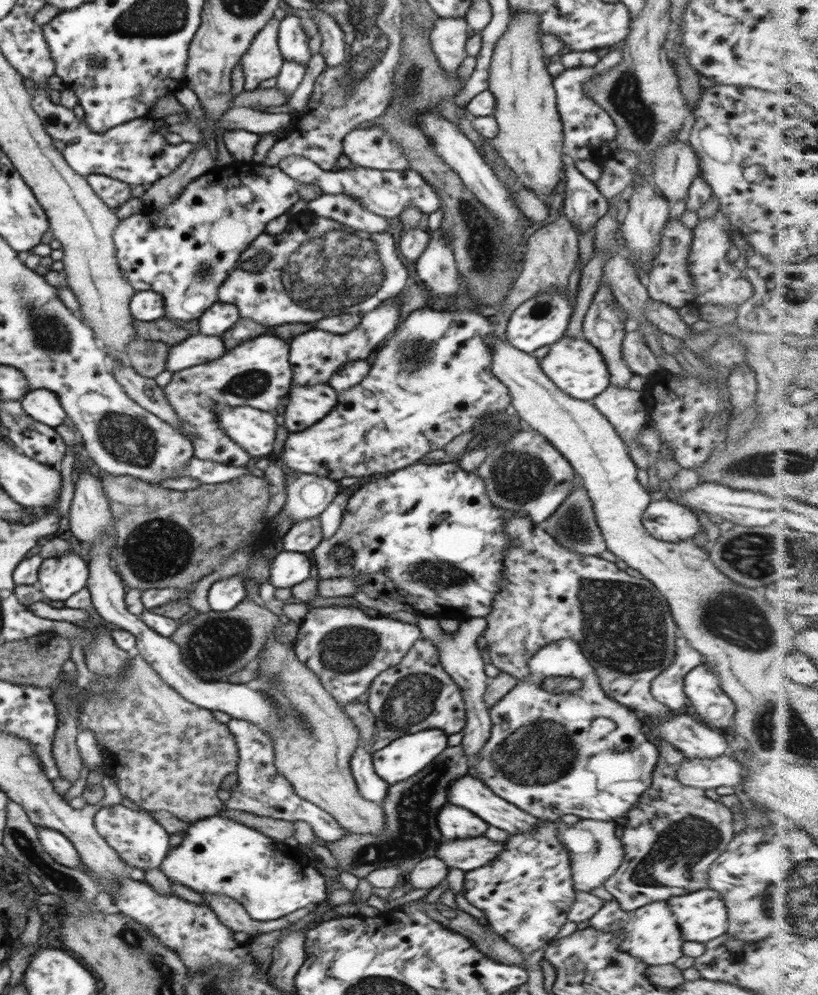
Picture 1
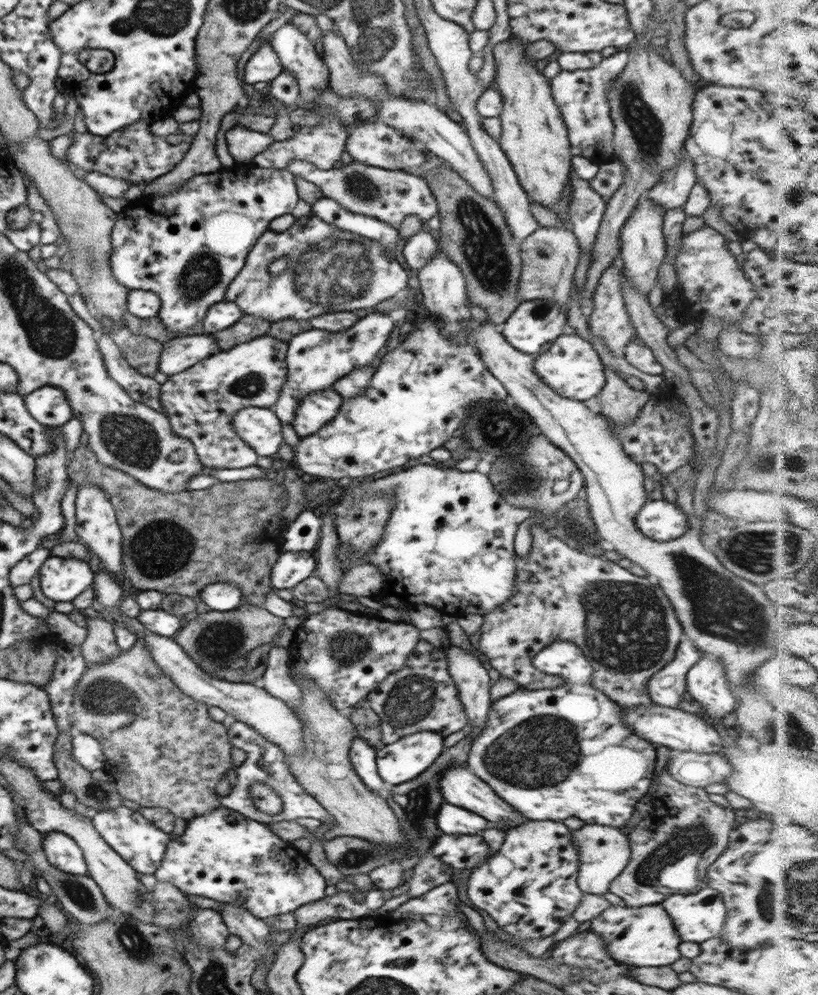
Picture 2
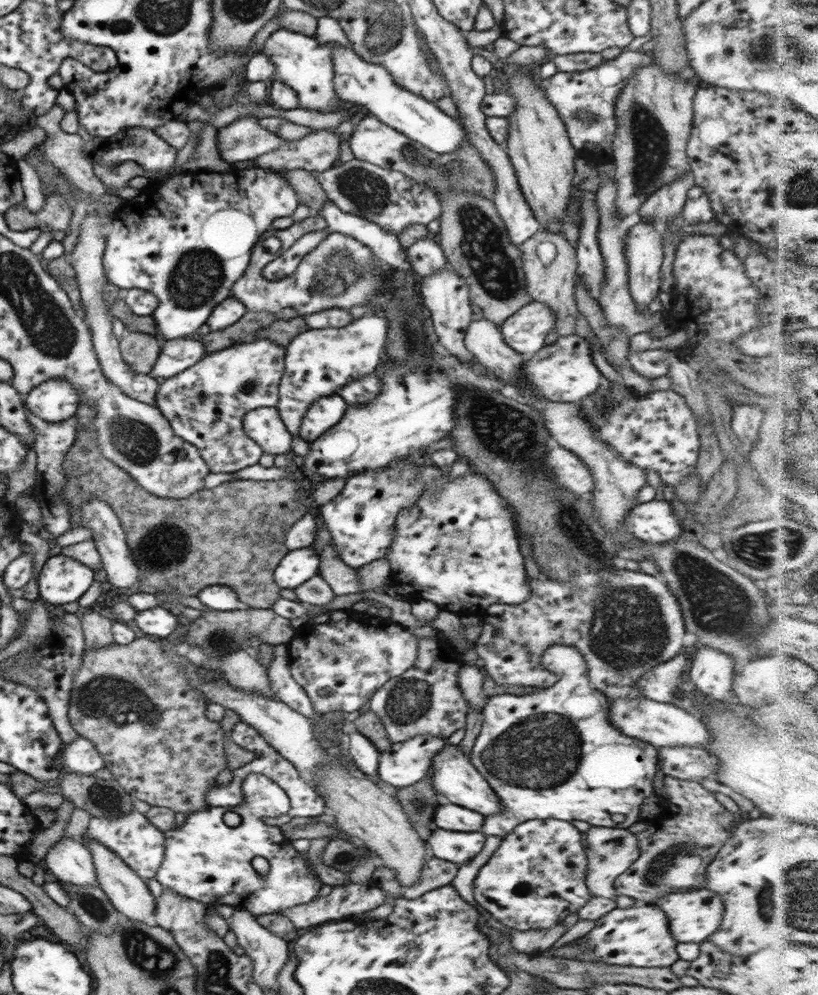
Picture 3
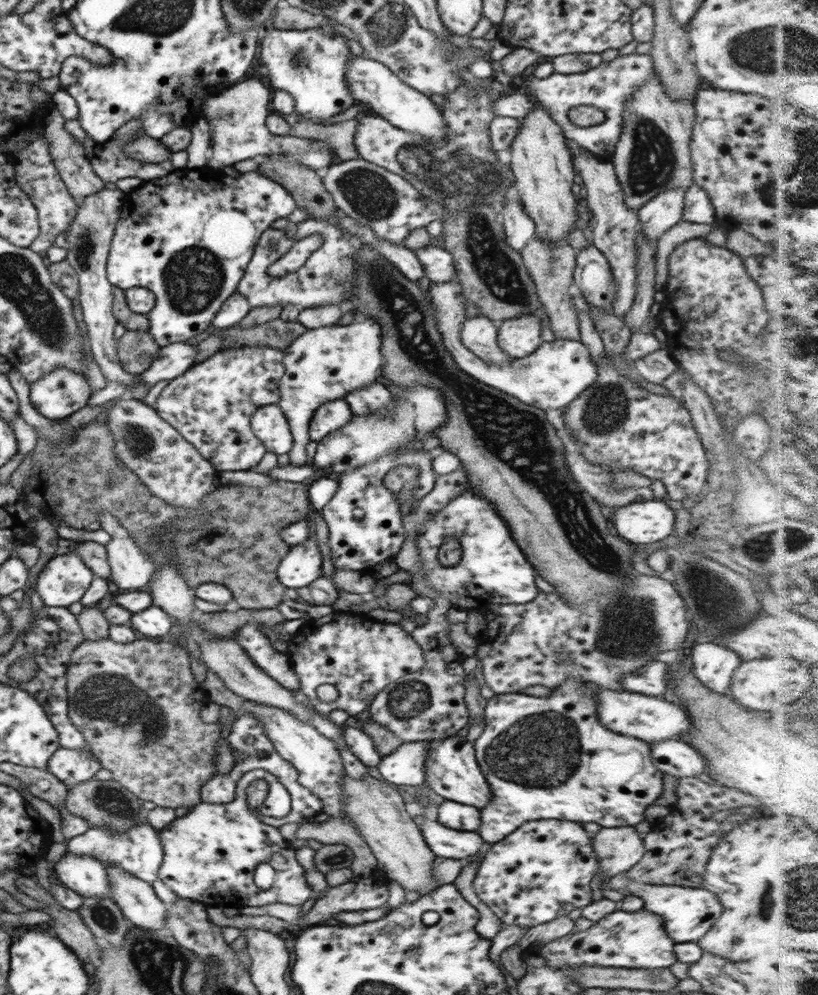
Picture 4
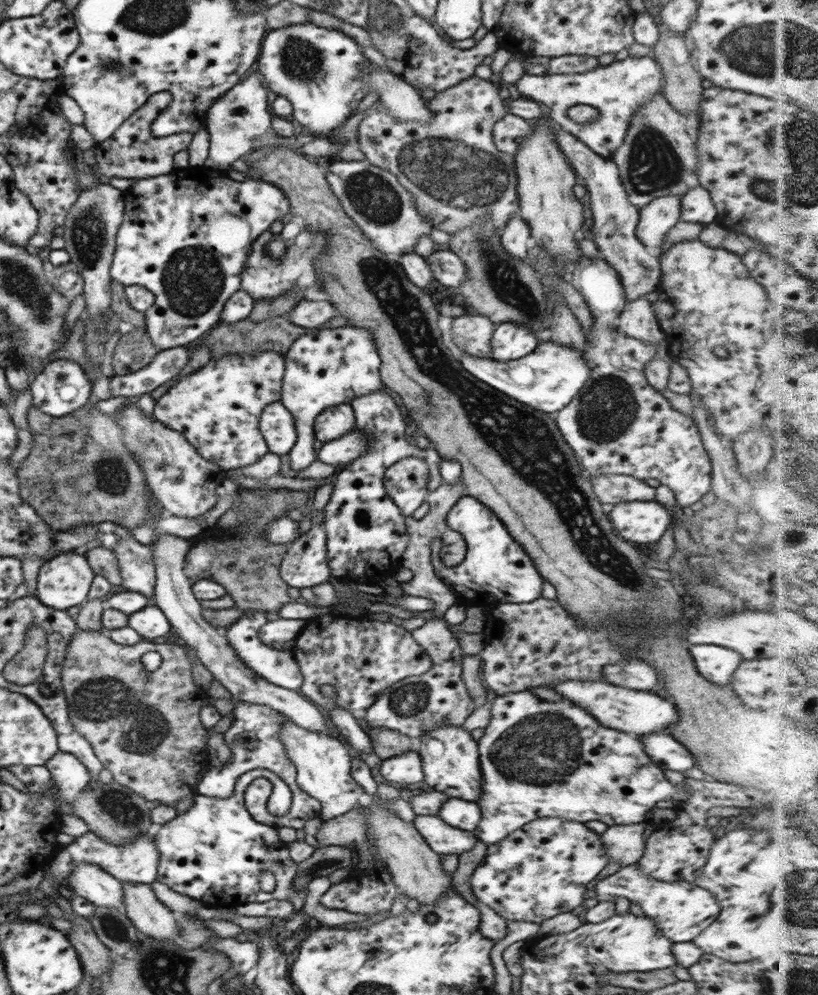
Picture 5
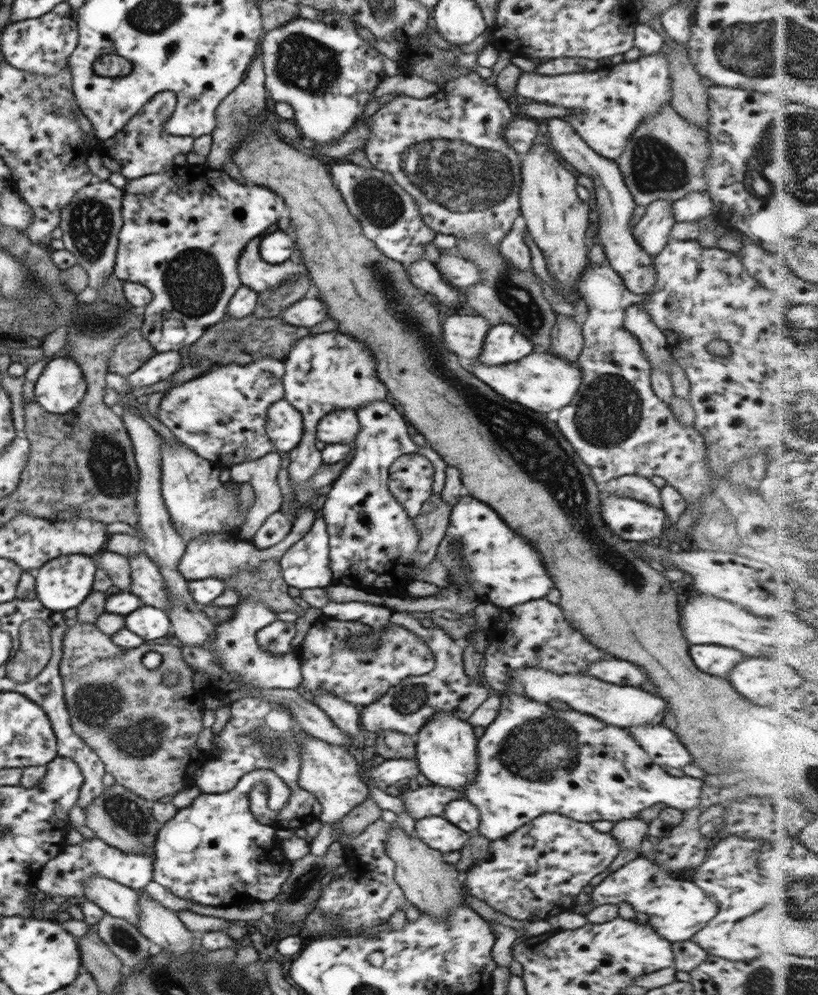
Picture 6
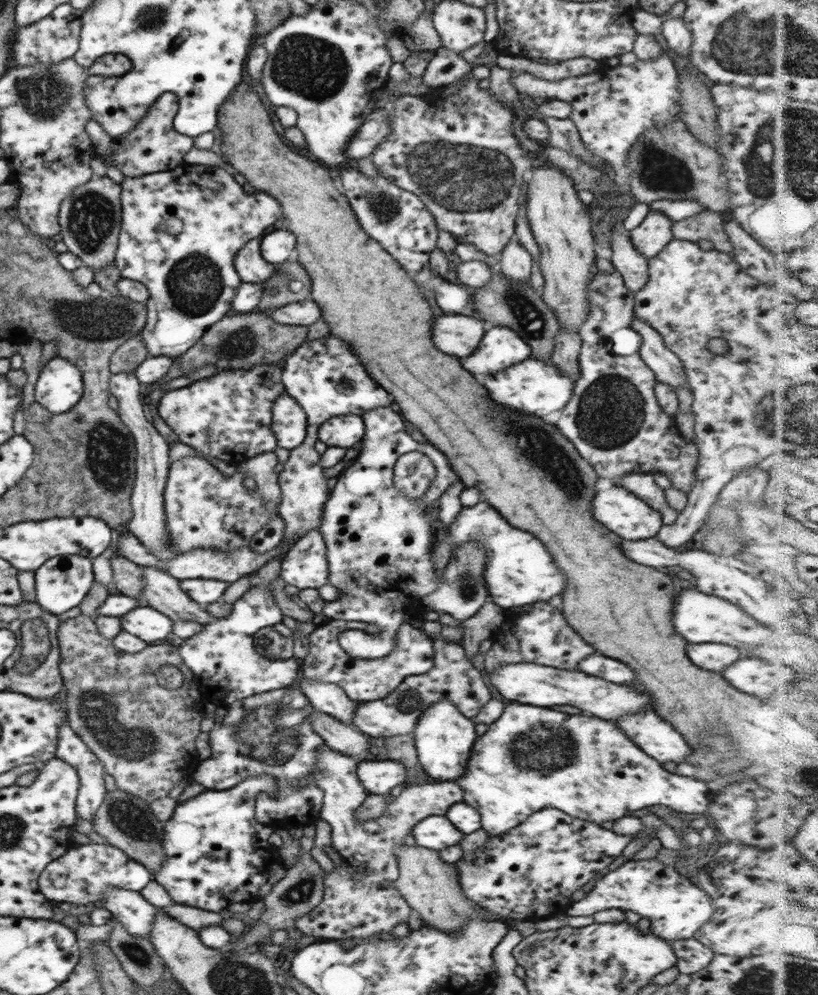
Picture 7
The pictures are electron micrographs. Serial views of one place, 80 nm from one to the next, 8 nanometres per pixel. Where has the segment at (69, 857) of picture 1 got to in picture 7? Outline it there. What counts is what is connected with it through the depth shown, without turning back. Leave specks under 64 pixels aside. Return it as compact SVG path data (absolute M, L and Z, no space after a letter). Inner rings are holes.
M108 887L101 898L102 906L111 912L112 918L116 919L129 934L149 940L150 930L154 926L155 912L158 907L150 904L141 892L126 890L118 887Z

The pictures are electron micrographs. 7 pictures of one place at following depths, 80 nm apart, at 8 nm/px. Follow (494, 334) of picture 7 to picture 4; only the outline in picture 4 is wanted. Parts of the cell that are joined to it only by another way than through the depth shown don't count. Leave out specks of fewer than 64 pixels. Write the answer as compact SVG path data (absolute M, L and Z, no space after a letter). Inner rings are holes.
M543 311L536 315L526 314L497 323L498 344L510 358L524 358L541 345L542 318L539 317L541 313Z

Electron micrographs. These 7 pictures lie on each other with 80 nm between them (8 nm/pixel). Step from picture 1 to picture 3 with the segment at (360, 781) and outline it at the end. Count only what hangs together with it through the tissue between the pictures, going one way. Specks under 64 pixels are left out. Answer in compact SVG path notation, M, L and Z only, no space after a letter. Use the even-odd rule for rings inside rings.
M359 732L348 734L348 752L352 763L372 781L380 782L378 765L380 752L374 743Z

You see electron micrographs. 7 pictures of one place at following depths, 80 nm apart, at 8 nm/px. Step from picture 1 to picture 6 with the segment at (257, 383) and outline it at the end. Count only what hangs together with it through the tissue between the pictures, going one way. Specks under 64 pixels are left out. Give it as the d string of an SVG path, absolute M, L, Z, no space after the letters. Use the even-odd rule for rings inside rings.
M268 356L247 365L214 364L205 374L186 379L181 385L168 389L160 401L157 419L170 429L181 444L224 468L262 458L274 451L272 442L266 434L266 415L271 404L284 398L284 373L283 361Z

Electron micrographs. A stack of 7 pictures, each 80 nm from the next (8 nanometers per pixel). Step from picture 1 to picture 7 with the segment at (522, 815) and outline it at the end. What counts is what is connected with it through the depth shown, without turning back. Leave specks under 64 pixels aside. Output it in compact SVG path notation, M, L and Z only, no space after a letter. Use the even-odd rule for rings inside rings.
M439 700L431 704L422 716L418 717L418 723L412 732L417 759L424 772L435 782L456 782L460 776L465 775L473 744L478 737L475 725L472 719L464 717L449 700Z

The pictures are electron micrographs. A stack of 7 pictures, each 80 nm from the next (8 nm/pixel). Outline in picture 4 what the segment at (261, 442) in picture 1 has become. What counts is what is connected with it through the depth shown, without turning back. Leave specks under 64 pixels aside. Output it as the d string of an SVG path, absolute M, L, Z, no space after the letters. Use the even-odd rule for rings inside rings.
M277 404L257 408L251 416L250 426L267 452L276 456L290 453L293 436L286 415Z

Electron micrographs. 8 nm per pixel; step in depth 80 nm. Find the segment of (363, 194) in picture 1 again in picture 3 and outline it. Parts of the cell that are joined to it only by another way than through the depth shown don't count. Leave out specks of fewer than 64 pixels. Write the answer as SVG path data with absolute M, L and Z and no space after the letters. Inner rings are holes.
M355 158L325 172L313 171L313 174L328 199L339 210L375 222L379 224L378 228L394 236L400 236L402 230L408 228L409 224L418 223L427 226L442 214L442 206L436 194L428 190L424 184L415 183L402 172L384 169Z

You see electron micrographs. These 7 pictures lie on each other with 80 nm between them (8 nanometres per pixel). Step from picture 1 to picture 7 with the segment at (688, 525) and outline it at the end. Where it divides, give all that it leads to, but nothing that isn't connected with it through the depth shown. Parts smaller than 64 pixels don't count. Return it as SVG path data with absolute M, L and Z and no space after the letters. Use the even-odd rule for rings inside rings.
M613 486L598 491L594 498L594 518L621 539L644 540L655 537L663 527L661 514L633 492Z

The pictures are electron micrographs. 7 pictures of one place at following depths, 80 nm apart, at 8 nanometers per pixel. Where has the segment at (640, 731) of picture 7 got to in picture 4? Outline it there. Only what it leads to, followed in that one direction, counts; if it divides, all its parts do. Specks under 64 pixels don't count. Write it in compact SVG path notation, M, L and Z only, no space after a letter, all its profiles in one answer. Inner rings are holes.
M679 739L650 742L654 766L663 774L671 774L676 779L696 777L706 772L707 760L698 749Z

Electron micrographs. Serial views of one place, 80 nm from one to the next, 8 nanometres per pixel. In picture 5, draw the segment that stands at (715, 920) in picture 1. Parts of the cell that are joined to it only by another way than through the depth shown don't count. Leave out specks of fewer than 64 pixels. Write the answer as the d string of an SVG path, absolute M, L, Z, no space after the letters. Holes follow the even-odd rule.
M637 862L622 866L620 870L600 881L592 888L591 894L599 902L614 902L617 896L621 896L630 902L640 904L642 912L650 916L656 922L658 930L664 932L664 936L672 942L693 941L702 930L706 930L710 924L714 923L721 911L720 903L711 892L698 888L696 884L686 884L686 882L680 884L680 882L650 878L642 872Z

